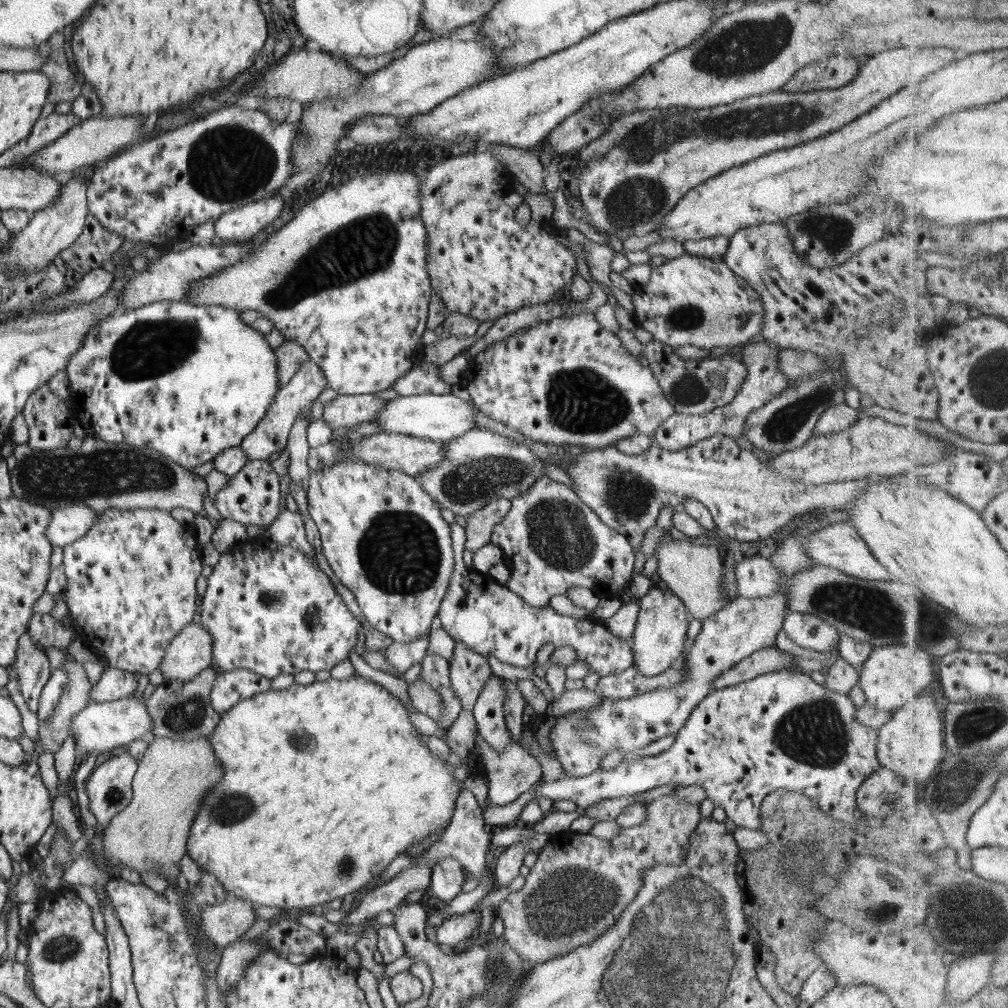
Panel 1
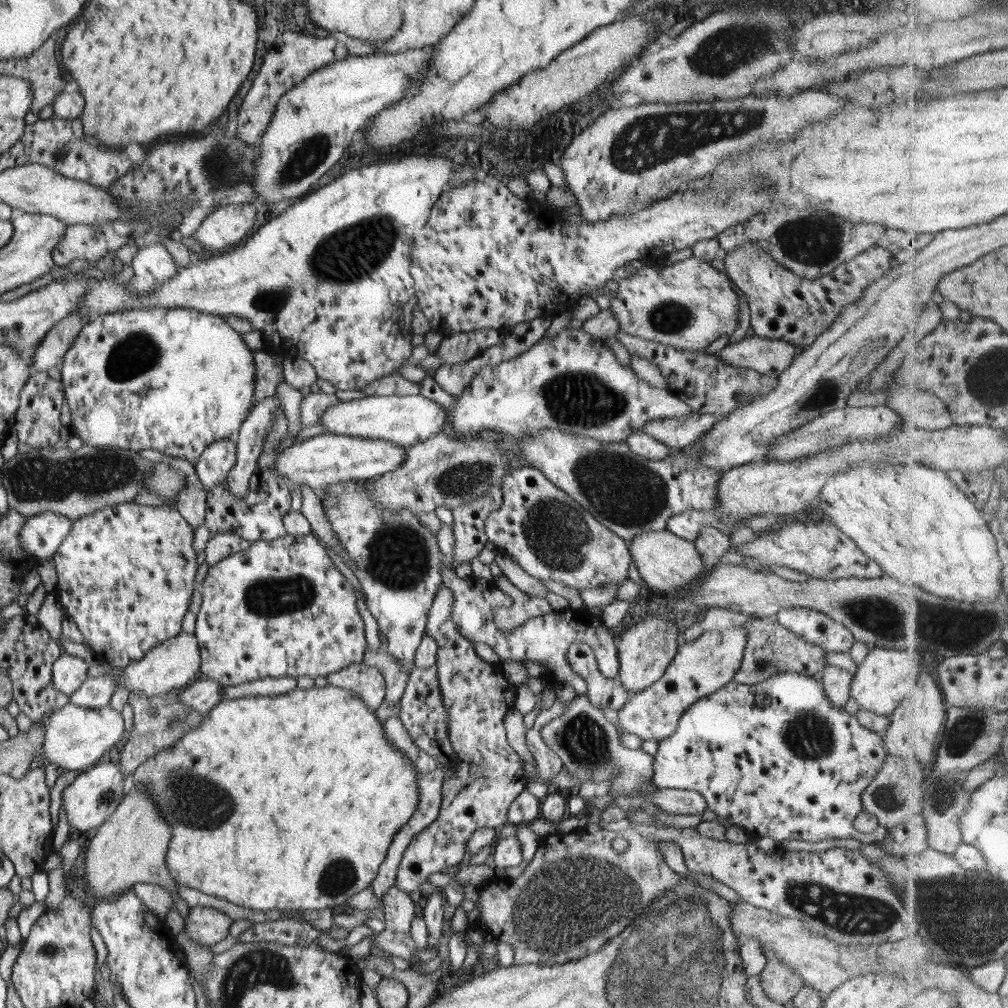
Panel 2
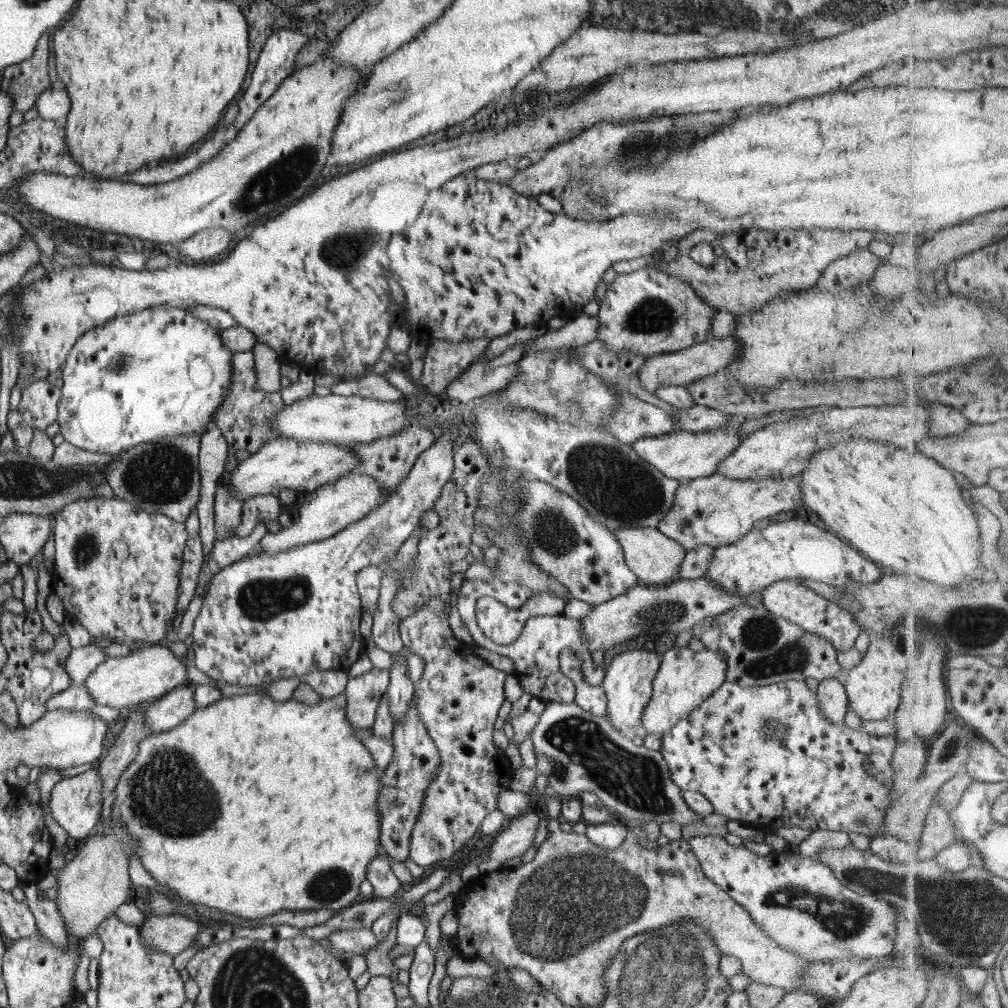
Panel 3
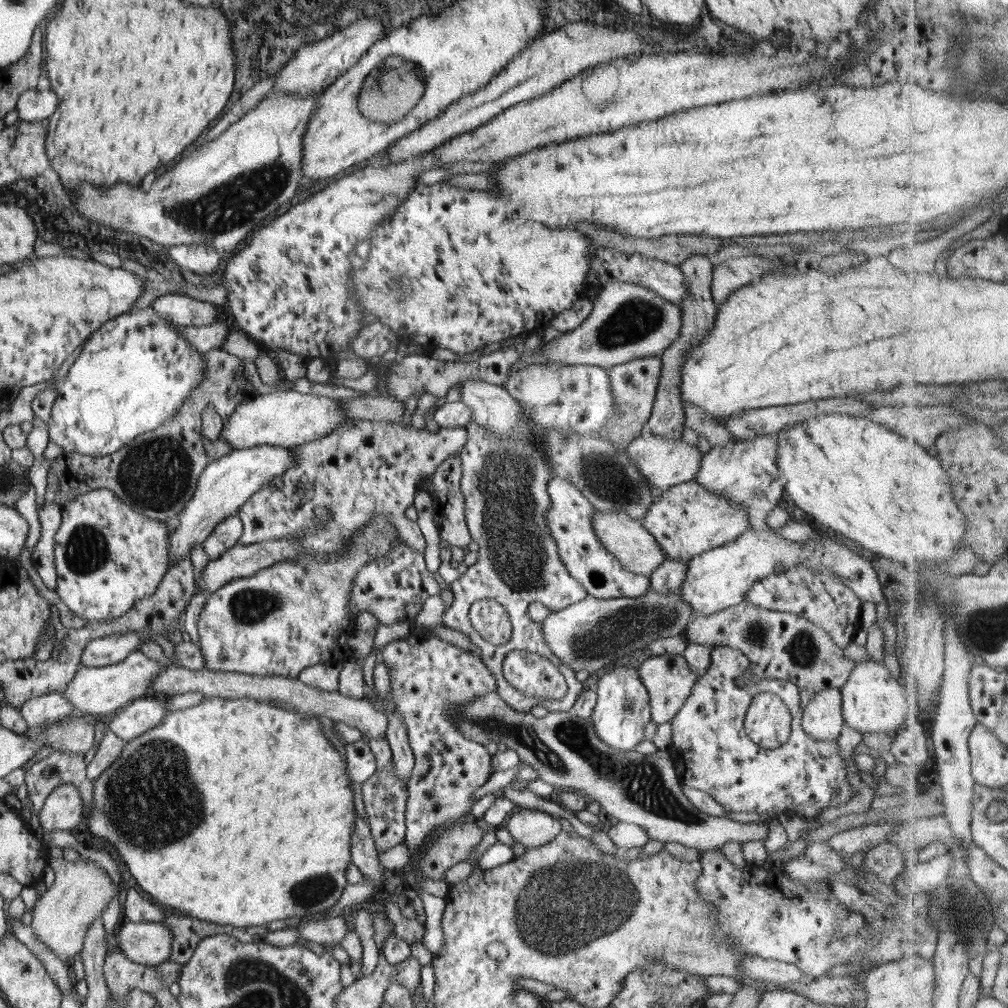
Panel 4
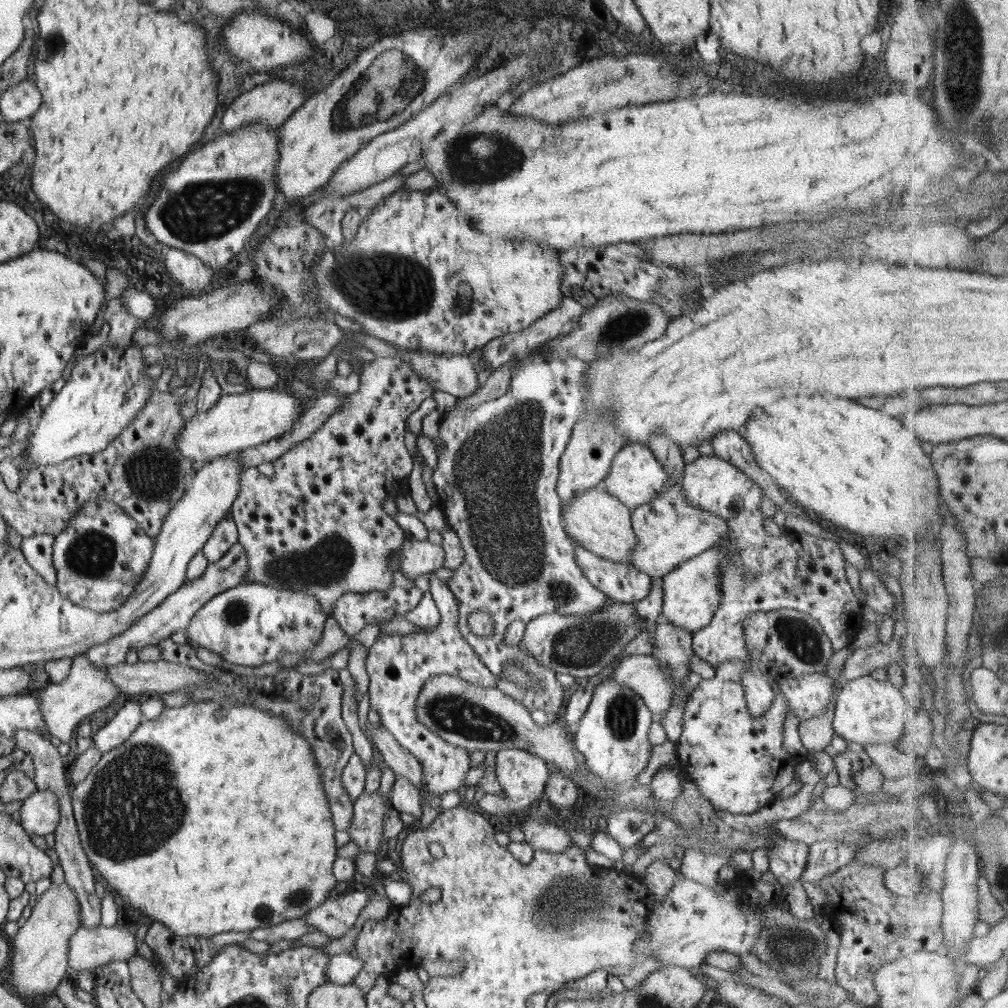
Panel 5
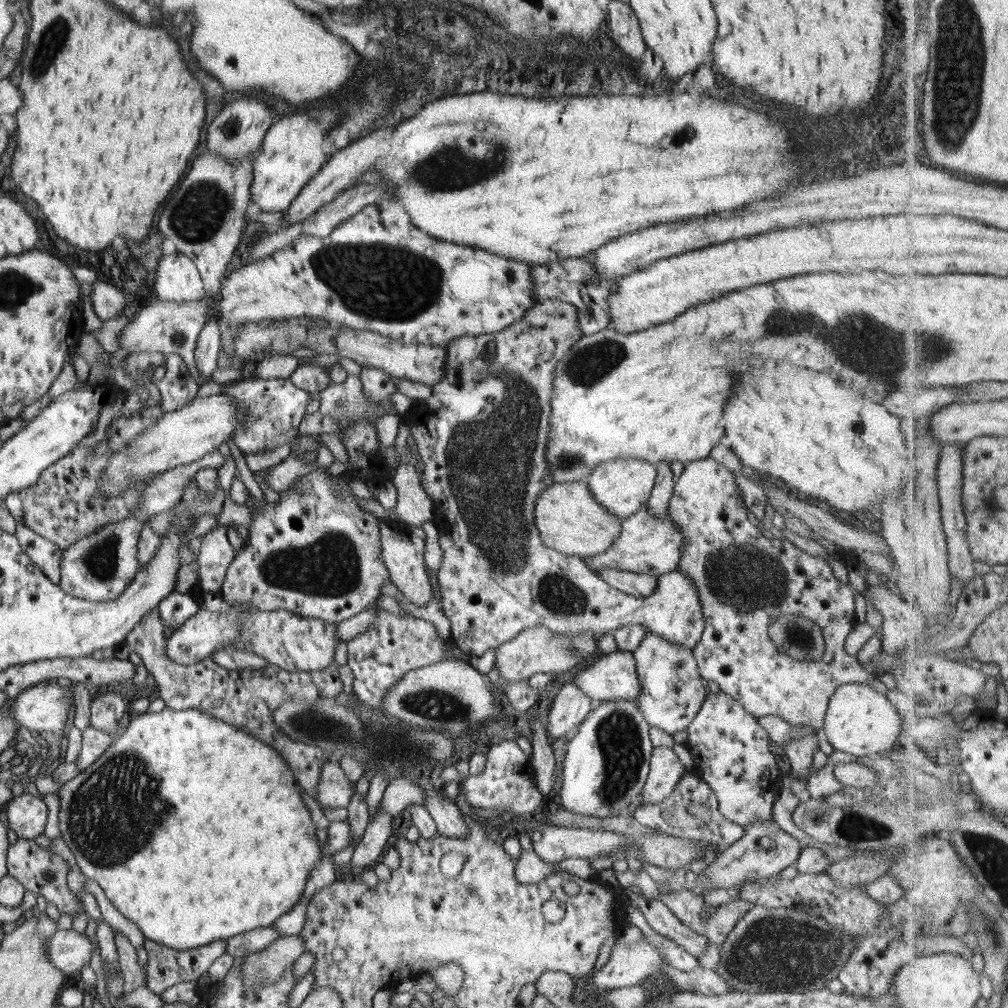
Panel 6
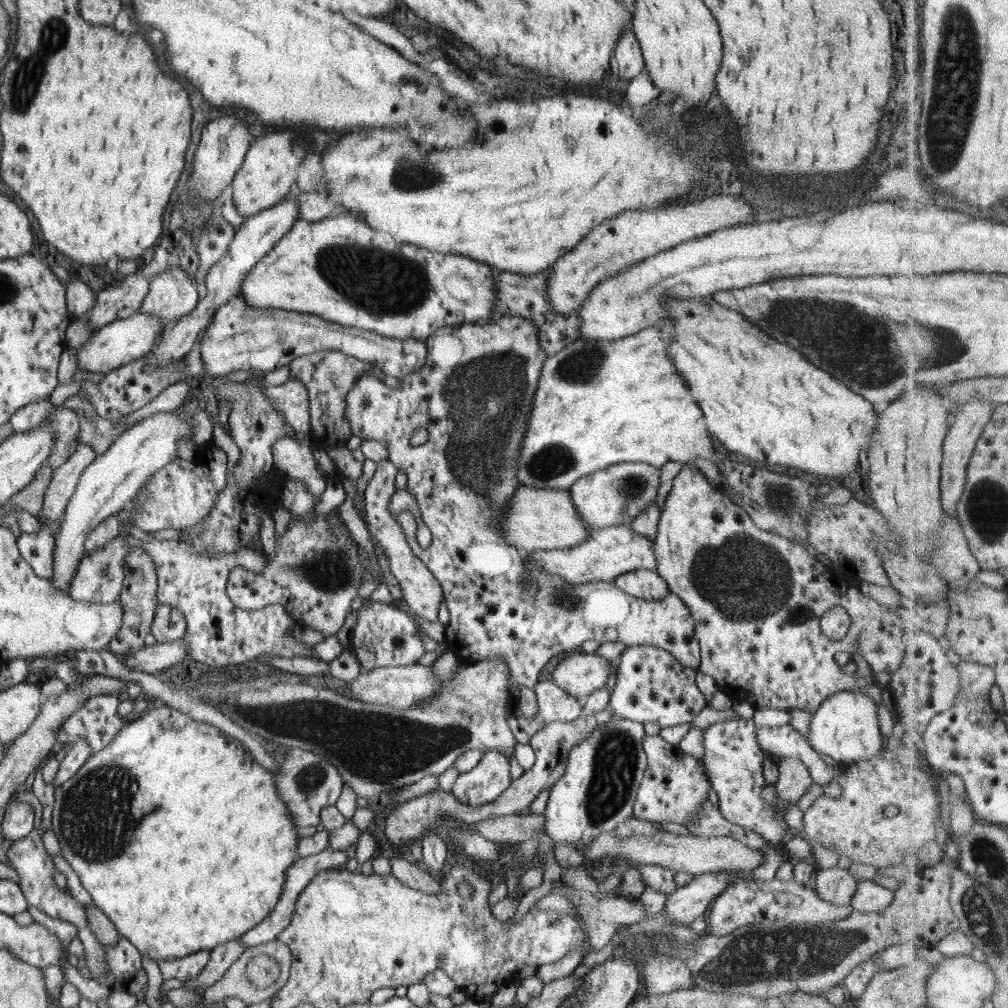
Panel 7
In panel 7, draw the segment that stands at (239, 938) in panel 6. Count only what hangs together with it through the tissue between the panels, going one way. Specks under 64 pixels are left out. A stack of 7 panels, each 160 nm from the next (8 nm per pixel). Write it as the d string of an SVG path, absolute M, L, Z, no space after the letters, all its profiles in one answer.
M234 939L215 946L210 953L208 964L202 972L192 980L184 982L184 986L194 991L195 986L212 986L218 982L226 971L240 958L247 949L240 939Z

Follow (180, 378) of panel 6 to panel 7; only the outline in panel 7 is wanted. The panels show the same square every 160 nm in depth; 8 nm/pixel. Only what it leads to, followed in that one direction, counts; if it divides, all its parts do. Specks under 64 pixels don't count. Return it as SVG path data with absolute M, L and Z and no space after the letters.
M79 441L74 454L62 466L55 468L52 480L45 490L40 513L47 519L56 520L62 517L80 475L96 457L96 451L89 444Z

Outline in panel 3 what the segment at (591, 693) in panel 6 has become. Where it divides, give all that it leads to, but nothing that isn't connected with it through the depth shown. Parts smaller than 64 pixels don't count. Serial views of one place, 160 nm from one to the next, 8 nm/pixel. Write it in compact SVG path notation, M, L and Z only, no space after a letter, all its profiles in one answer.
M687 646L671 647L661 658L653 680L653 691L644 712L642 727L650 734L664 734L672 727L686 720L701 702L704 702L716 689L723 685L728 670L727 660L714 650L704 649L692 652Z

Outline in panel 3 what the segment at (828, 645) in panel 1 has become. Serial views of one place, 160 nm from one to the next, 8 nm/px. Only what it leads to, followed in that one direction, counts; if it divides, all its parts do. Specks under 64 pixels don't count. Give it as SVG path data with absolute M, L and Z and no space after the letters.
M785 579L774 582L762 590L760 596L762 596L764 608L771 614L801 626L808 633L828 639L837 652L855 648L856 638L862 630L854 621L854 615L850 615L850 611L842 608L839 604L830 602L806 586L802 586L800 580Z

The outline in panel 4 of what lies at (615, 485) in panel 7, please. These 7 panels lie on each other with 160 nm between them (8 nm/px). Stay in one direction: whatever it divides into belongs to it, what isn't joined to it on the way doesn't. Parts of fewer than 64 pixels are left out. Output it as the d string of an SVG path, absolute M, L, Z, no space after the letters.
M647 430L631 441L627 453L629 459L641 470L641 474L653 488L658 487L661 491L694 479L703 457L696 444L689 444L681 438L674 440L664 438Z

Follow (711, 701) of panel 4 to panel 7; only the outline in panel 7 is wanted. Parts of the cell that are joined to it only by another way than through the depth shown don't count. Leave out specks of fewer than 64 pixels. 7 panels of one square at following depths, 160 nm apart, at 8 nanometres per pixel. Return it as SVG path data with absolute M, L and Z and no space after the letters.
M742 717L738 720L724 720L703 728L705 774L717 794L717 804L722 816L744 828L749 828L763 836L772 844L783 840L788 830L786 821L775 813L773 806L767 804L760 792L767 784L764 781L764 756L752 720Z

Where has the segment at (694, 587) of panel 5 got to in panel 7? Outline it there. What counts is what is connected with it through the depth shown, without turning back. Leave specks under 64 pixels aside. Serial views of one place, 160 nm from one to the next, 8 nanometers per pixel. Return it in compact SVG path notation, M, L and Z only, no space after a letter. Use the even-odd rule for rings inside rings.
M504 315L500 320L493 323L477 323L464 325L446 325L432 333L426 340L428 347L427 361L418 369L416 373L412 373L406 377L398 378L401 382L399 389L393 389L385 385L384 382L373 376L362 376L357 378L355 385L348 391L345 398L345 417L348 419L351 434L361 436L361 440L370 439L388 442L389 458L398 468L406 471L408 476L407 489L416 497L419 509L421 510L422 522L428 526L432 534L432 540L428 548L422 548L416 541L416 523L411 512L400 512L395 516L396 520L401 524L406 540L410 545L412 552L418 555L418 558L424 562L428 570L432 572L434 578L440 584L443 592L448 612L450 612L450 622L445 627L444 638L448 651L458 659L460 663L473 665L474 663L488 660L488 658L504 658L511 670L511 676L514 681L526 687L533 688L538 683L538 674L540 670L548 664L548 661L555 655L564 651L578 651L582 643L592 640L600 645L606 642L622 642L624 646L656 646L666 650L676 660L680 661L683 666L689 666L693 669L699 667L701 661L701 651L696 640L696 629L694 626L694 618L692 612L688 610L688 606L678 598L677 594L670 591L666 598L660 601L647 601L642 598L631 596L622 590L619 590L613 582L590 582L586 584L568 584L564 582L560 575L548 574L548 572L536 572L534 578L528 574L527 560L525 555L528 552L511 545L506 542L505 536L499 527L499 520L505 514L507 506L511 504L513 494L521 486L518 478L518 461L520 444L523 444L523 438L527 429L529 416L533 409L533 398L538 386L540 371L542 365L547 360L547 354L544 352L539 341L539 333L541 330L535 325L535 322L521 316ZM418 428L426 428L428 439L419 446L412 447L409 445L409 439L412 434L418 431Z

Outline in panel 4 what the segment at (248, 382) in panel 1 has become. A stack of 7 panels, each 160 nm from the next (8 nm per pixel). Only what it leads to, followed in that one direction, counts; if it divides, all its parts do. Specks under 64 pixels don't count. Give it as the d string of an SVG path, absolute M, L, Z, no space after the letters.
M152 307L142 308L140 310L126 312L108 320L98 330L95 330L84 342L83 348L75 363L72 364L68 375L57 386L57 392L51 417L47 423L49 440L56 442L62 447L64 454L75 453L78 455L88 455L91 457L102 457L107 454L113 454L132 442L137 436L156 430L161 424L166 424L173 419L173 416L179 412L183 402L191 396L191 392L199 386L204 379L207 362L205 356L188 339L185 339L176 327L169 327L169 321L160 316Z

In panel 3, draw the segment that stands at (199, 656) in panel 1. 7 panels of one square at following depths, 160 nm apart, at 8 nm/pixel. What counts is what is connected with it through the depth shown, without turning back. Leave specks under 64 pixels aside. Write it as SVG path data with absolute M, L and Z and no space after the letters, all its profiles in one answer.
M155 644L135 650L122 658L104 659L86 678L84 685L100 706L118 710L126 707L133 709L145 706L171 690L187 684L186 672L187 663L181 662L168 646Z

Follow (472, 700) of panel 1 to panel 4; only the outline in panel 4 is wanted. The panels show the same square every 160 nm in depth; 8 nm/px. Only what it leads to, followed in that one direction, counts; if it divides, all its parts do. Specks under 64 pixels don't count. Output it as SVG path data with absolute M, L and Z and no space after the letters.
M416 628L411 635L407 638L399 639L394 642L390 642L380 651L380 656L378 658L386 663L386 666L389 668L389 676L391 678L391 700L394 704L394 710L400 714L402 718L402 724L407 728L407 735L409 740L409 745L413 750L413 755L415 756L415 765L412 771L412 774L409 778L407 784L407 789L409 790L408 802L405 810L405 825L406 825L406 836L405 836L405 845L408 846L410 851L413 851L414 855L420 853L422 846L427 844L428 840L432 838L434 832L439 831L443 827L453 824L453 822L463 821L462 818L466 818L468 814L471 813L472 807L474 806L475 800L472 799L472 794L474 790L478 790L480 786L484 786L489 780L492 772L492 755L488 753L486 747L479 742L473 741L472 739L466 738L458 729L457 726L452 724L452 719L460 715L460 705L464 705L464 702L471 702L473 698L480 696L481 694L486 694L487 692L497 691L497 682L496 677L493 675L493 672L484 664L484 661L477 655L462 648L458 648L449 644L448 642L442 642L440 638L430 634L424 629Z

